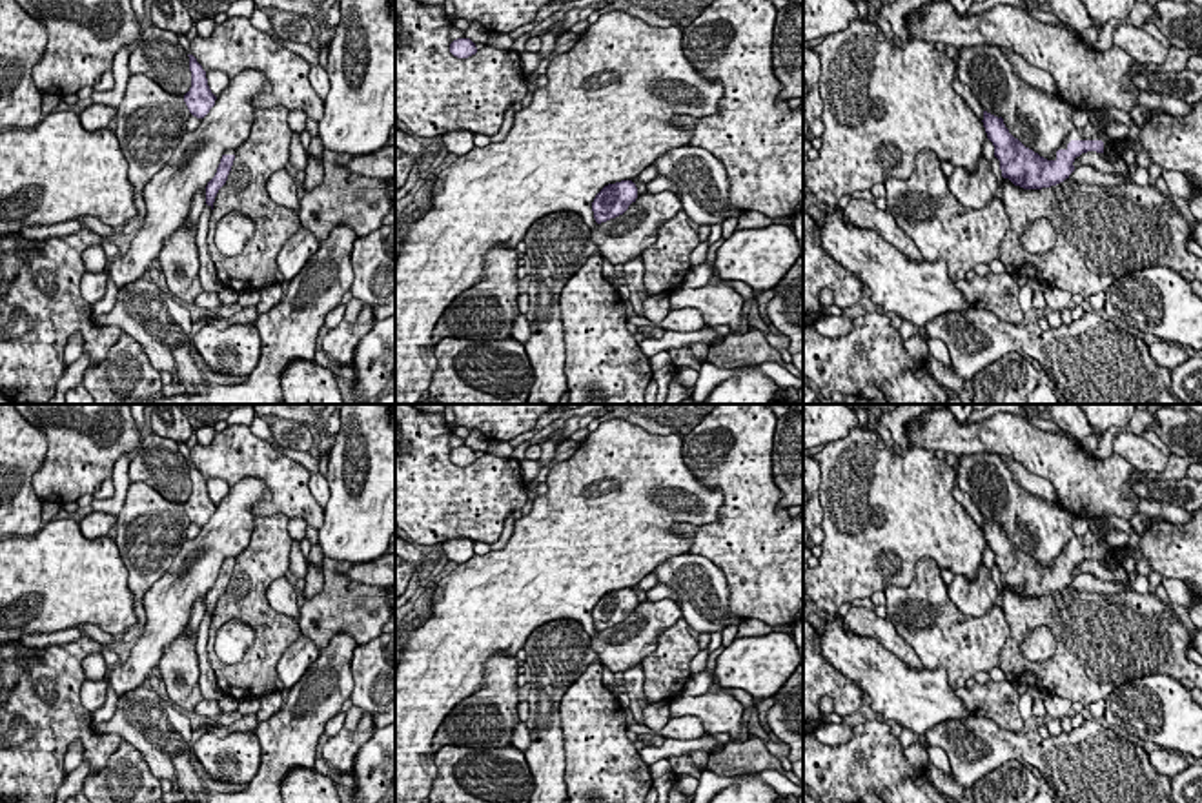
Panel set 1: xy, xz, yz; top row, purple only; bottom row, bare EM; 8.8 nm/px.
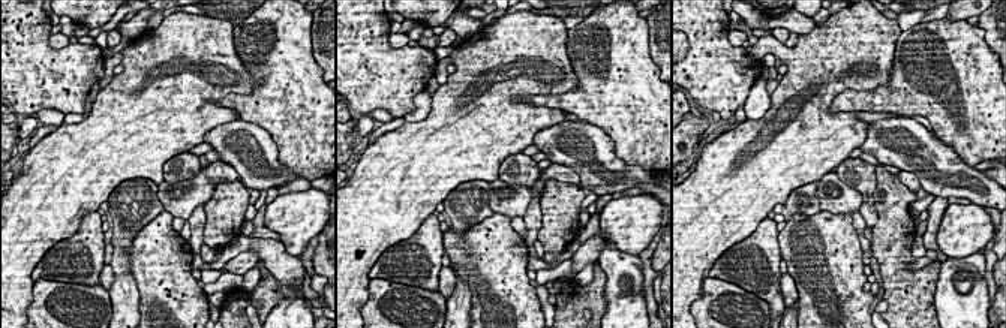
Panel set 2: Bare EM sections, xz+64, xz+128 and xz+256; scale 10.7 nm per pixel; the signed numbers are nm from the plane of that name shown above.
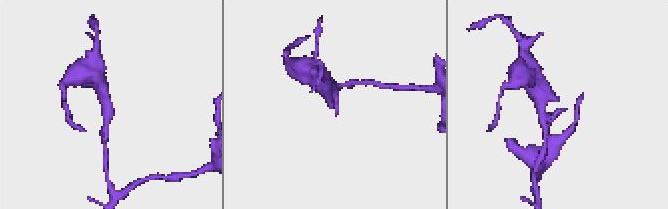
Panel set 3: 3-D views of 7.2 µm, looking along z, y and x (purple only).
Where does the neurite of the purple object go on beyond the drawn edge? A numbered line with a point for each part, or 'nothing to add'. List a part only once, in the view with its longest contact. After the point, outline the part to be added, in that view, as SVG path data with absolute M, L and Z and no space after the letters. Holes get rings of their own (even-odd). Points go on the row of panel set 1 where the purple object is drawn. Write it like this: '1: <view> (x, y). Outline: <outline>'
1: yz (1089, 132). Outline: M1096 113L1098 124L1085 126L1084 129L1073 129L1067 138L1064 140L1064 146L1060 149L1067 149L1067 144L1071 140L1102 140L1104 151L1113 144L1113 138L1105 133L1107 124L1115 120L1113 117L1105 117Z

